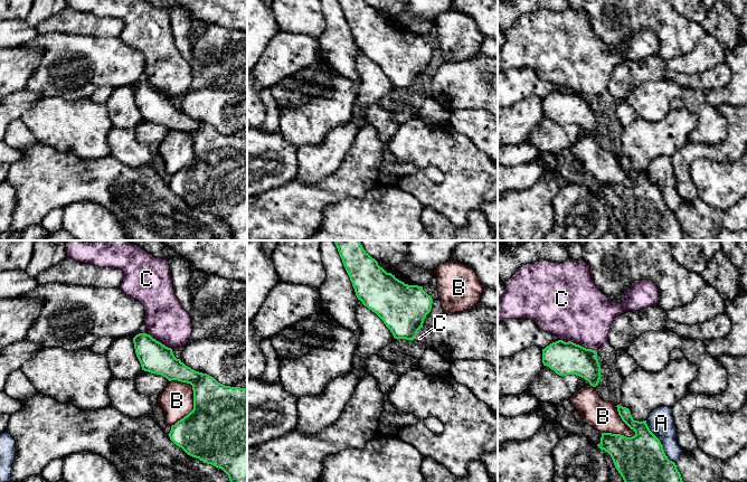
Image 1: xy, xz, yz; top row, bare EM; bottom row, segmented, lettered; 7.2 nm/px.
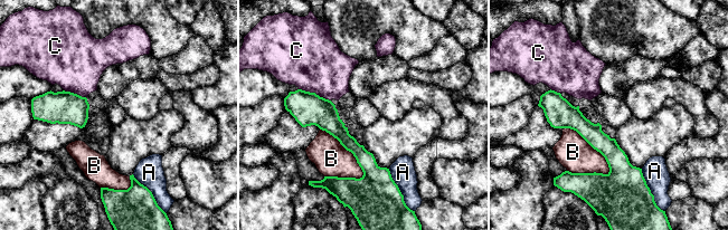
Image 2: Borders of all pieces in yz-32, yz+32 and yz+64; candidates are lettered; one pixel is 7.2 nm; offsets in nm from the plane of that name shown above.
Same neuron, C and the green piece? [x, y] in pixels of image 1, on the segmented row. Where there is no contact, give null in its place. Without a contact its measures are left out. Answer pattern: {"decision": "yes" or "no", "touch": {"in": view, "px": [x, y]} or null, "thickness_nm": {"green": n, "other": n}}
{"decision": "no", "touch": {"in": "yz", "px": [583, 347]}, "thickness_nm": {"green": 240, "other": 420}}

